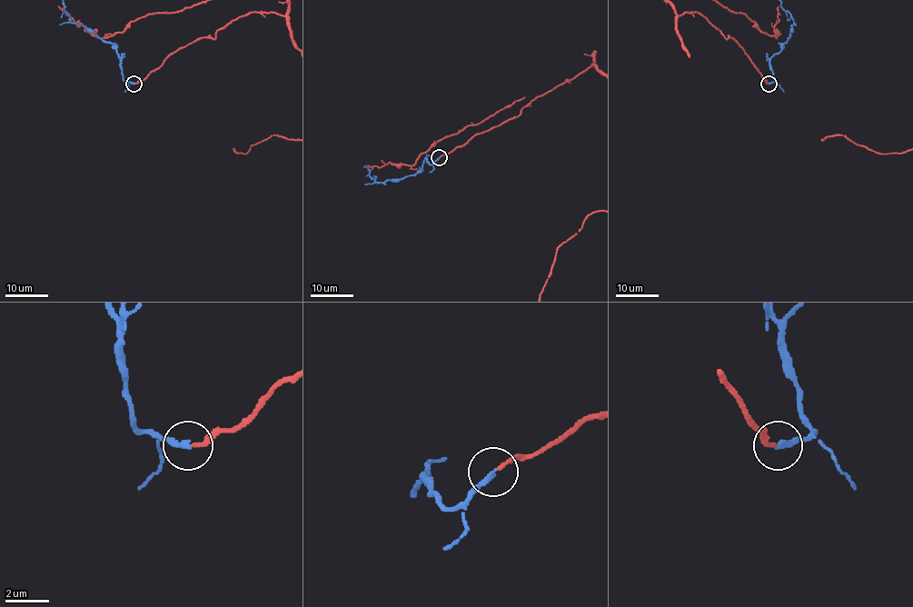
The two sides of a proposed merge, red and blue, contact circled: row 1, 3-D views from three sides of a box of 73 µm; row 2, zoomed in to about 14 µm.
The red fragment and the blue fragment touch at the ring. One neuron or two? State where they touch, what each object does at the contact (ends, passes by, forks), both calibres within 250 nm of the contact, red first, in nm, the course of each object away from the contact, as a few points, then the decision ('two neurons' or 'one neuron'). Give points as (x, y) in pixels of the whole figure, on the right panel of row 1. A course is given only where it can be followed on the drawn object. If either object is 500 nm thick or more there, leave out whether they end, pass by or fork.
place (769, 84); red ends; blue ends; calibres 160 and 240 nm; course blue (769, 83), (775, 80), (770, 60), (787, 42), (793, 21), (791, 14), (781, 7); one neuron

